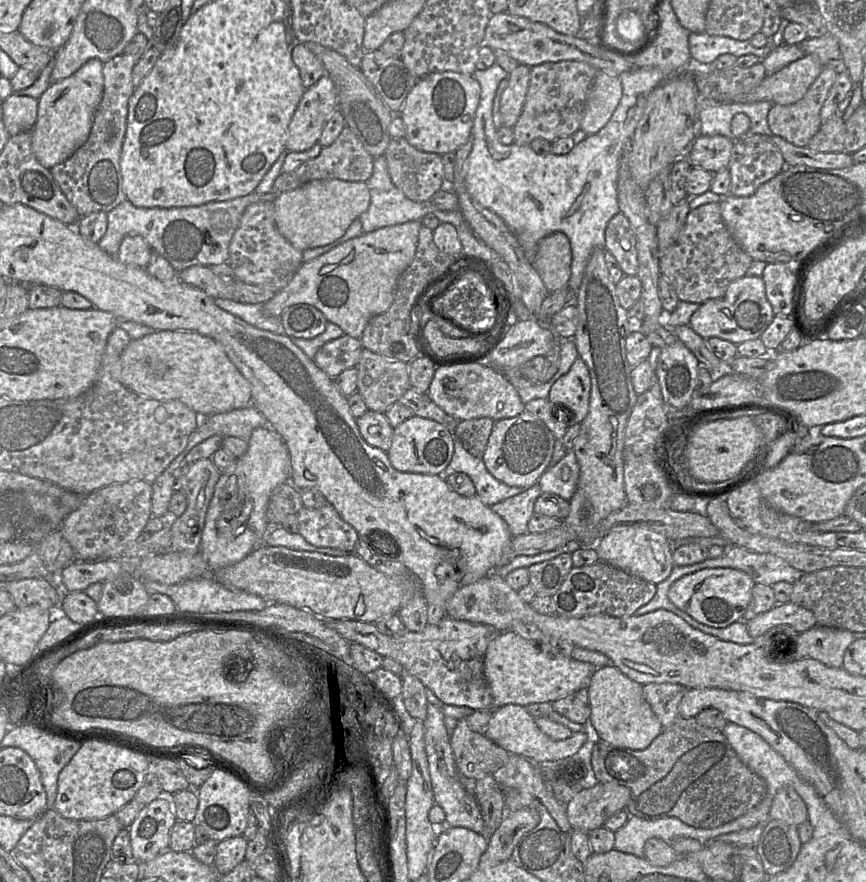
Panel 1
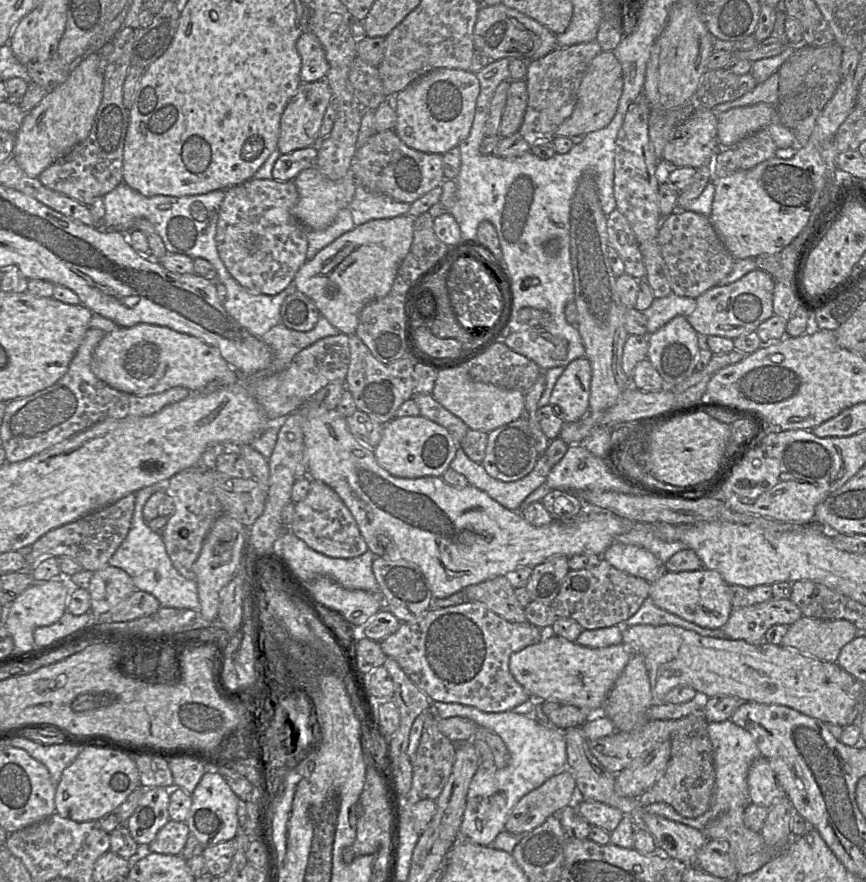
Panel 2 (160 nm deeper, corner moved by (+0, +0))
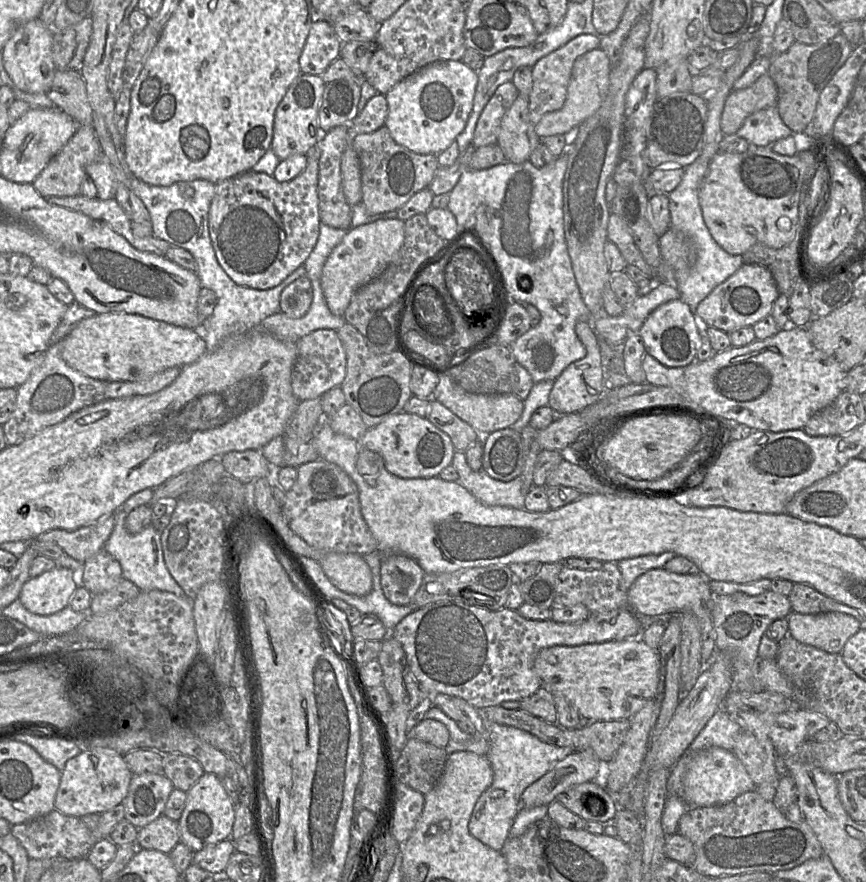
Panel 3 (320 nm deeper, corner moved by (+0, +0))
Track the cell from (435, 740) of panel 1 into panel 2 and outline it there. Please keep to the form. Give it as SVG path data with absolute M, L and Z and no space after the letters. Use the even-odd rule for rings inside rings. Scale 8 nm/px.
M432 702L439 719L464 717L496 733L505 743L510 757L507 766L495 772L478 767L471 779L463 813L460 837L481 846L490 846L504 830L505 822L519 800L540 787L567 766L564 734L543 725L535 718L513 711L484 712L459 703Z

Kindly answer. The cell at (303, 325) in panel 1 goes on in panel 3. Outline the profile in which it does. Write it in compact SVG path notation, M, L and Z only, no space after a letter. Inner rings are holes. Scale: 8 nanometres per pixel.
M307 275L289 284L280 296L280 311L288 317L303 317L310 309L313 300L313 287Z

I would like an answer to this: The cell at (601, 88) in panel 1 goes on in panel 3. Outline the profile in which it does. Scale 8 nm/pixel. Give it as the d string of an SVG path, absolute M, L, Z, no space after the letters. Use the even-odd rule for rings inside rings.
M599 47L579 56L573 64L564 105L557 111L544 114L535 126L535 132L539 138L564 135L591 117L599 109L607 94L611 67L610 59Z

